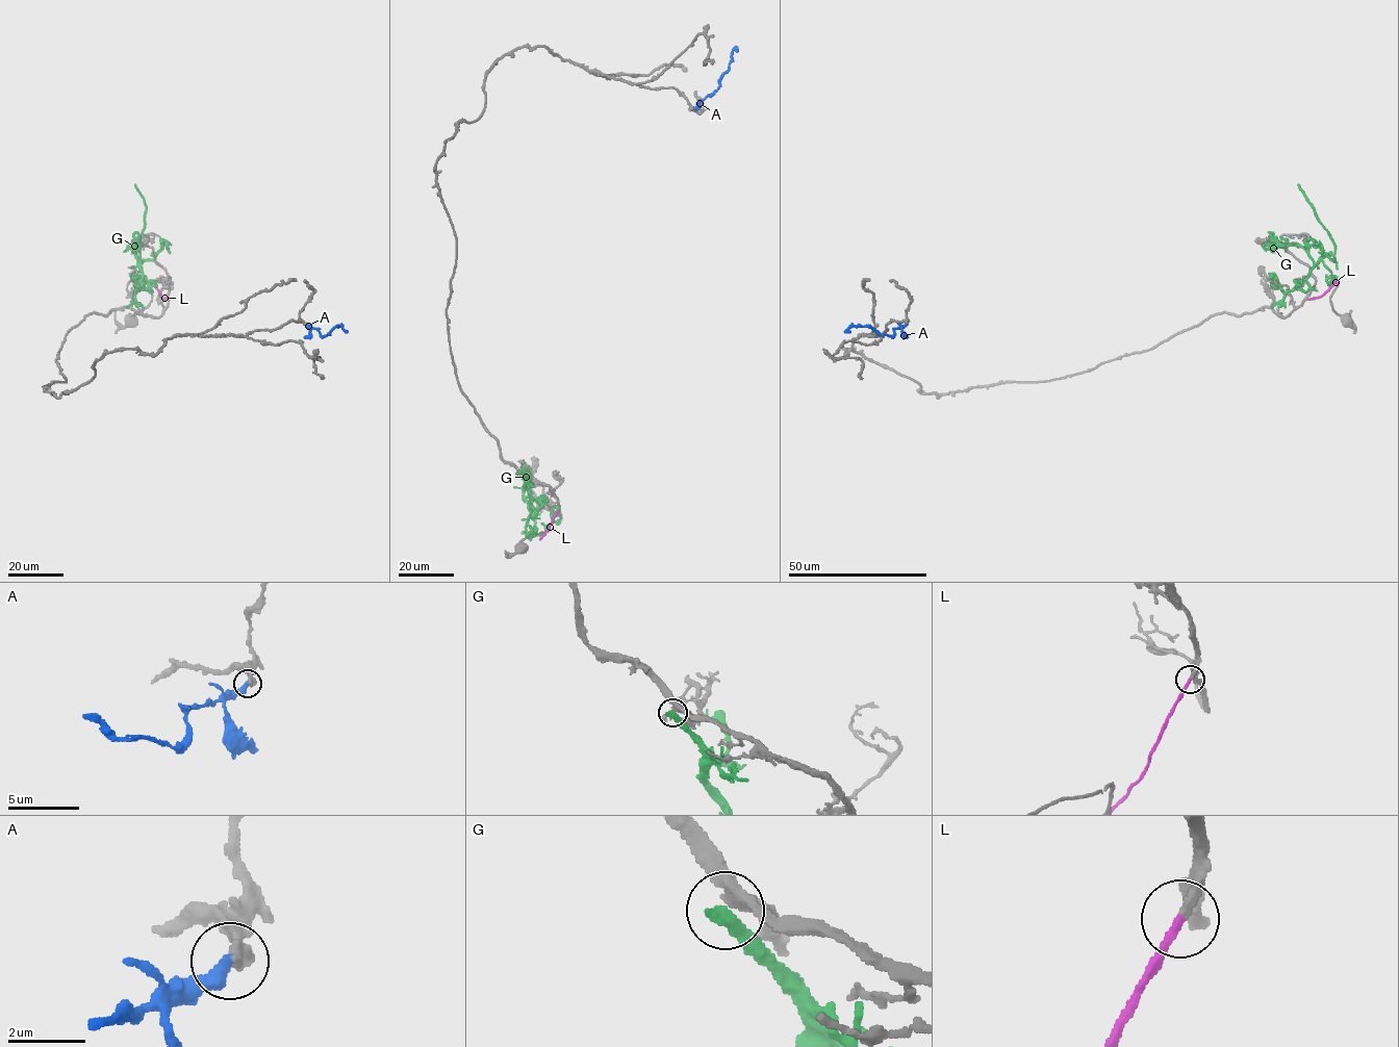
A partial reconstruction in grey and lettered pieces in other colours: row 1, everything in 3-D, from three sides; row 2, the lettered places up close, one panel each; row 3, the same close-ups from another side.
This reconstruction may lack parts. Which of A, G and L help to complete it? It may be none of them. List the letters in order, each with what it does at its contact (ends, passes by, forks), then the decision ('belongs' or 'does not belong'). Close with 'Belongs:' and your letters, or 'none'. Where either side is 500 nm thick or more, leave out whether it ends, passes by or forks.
A: it ends there; does not belong
G: it ends there; does not belong
L: it ends there; belongs
Belongs: L

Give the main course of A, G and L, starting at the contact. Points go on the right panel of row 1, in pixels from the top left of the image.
A: (906, 324), (889, 336), (880, 335), (868, 326), (850, 326), (845, 332)
G: (1272, 306), (1323, 258), (1336, 251), (1329, 233), (1297, 184)
L: (1310, 299), (1323, 296), (1336, 283), (1338, 286)

